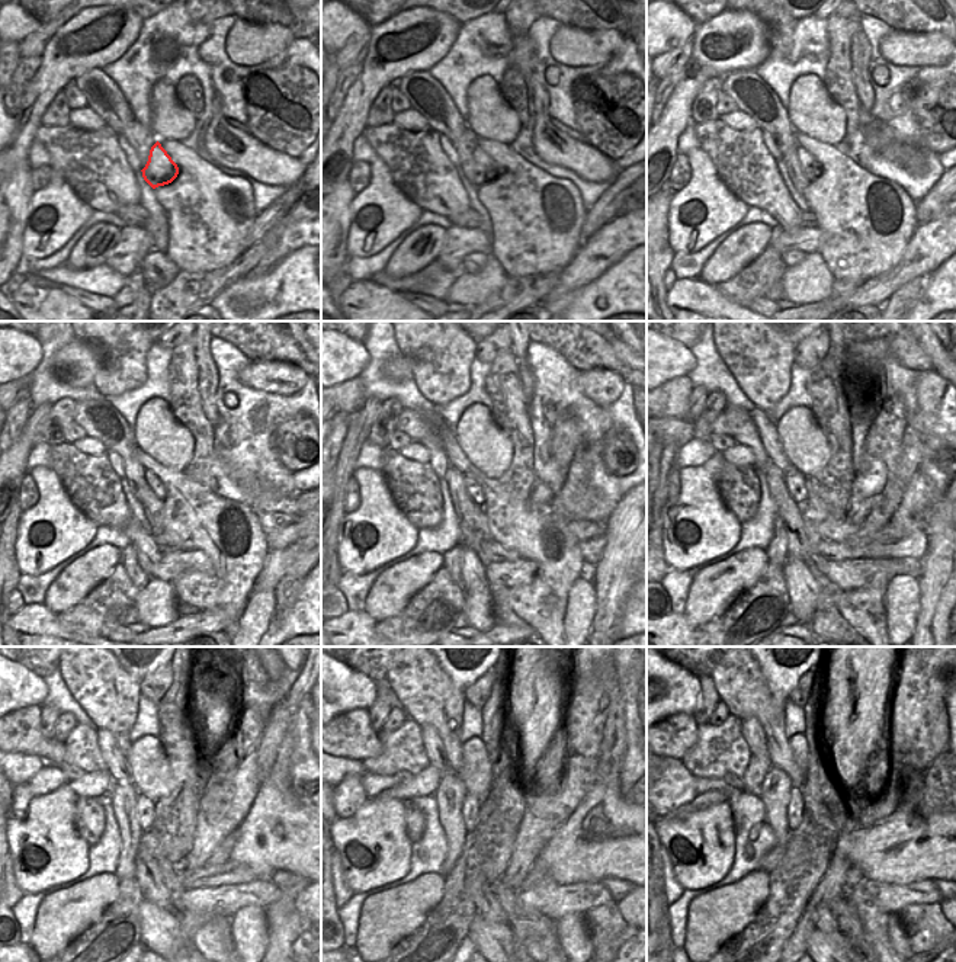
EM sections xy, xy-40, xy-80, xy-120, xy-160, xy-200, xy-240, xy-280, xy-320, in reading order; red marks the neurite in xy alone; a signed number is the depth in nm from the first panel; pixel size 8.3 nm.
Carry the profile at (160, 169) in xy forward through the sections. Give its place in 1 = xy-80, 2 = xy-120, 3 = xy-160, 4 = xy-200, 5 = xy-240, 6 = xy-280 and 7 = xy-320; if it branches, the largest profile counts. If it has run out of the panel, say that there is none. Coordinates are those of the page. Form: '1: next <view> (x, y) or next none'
1: next xy-80 (811, 167)
2: next xy-120 (157, 487)
3: next xy-160 (472, 487)
4: next xy-200 (795, 481)
5: next xy-240 (144, 805)
6: next xy-280 (471, 804)
7: next xy-320 (796, 805)

